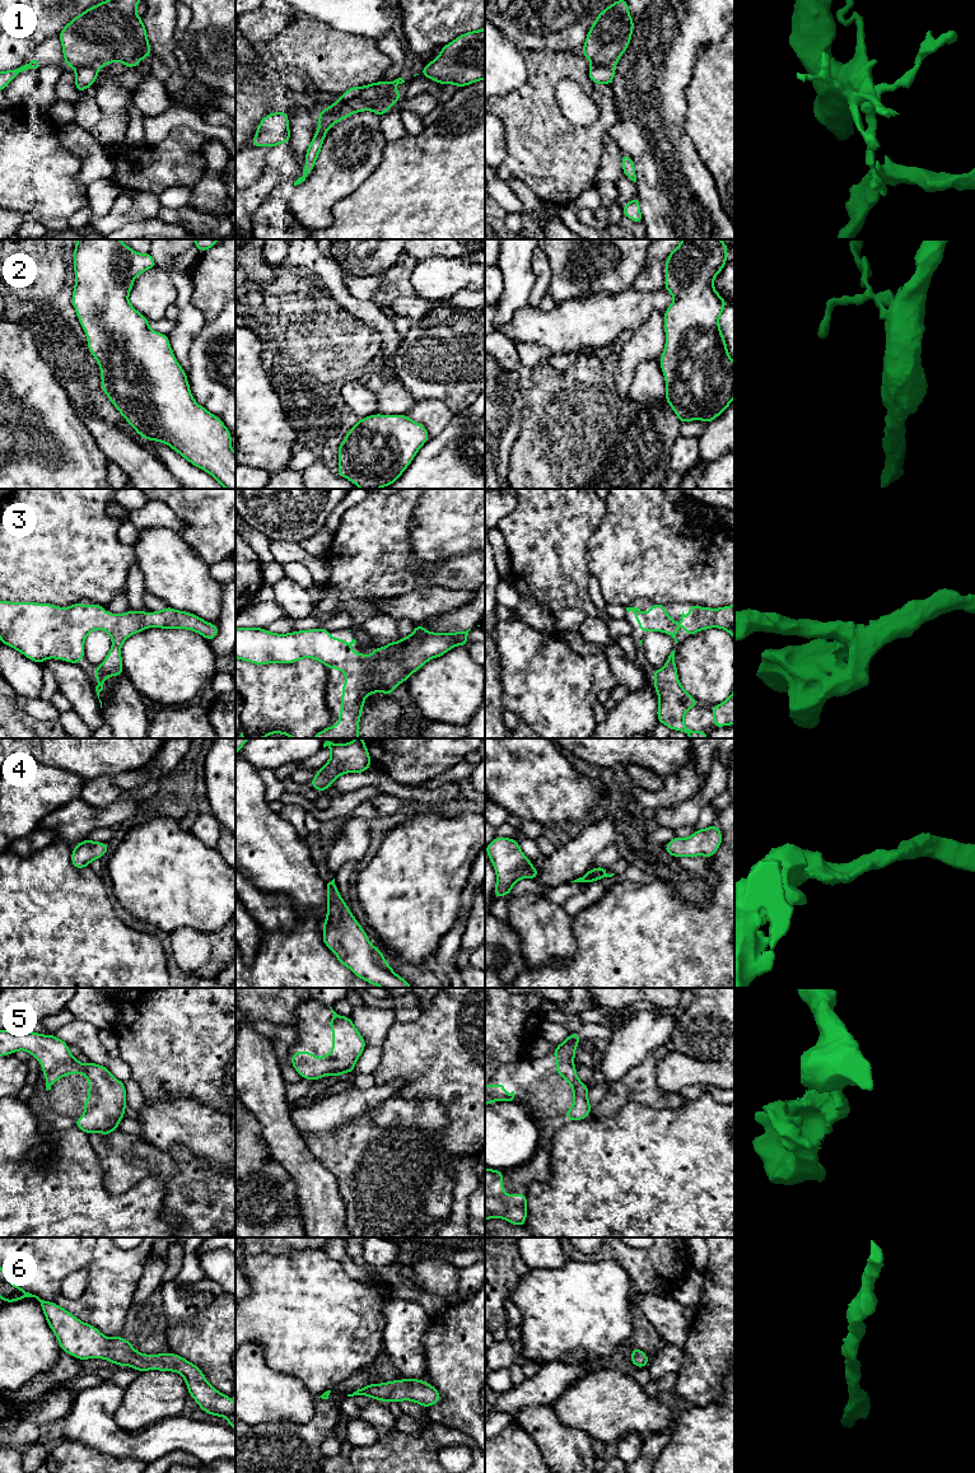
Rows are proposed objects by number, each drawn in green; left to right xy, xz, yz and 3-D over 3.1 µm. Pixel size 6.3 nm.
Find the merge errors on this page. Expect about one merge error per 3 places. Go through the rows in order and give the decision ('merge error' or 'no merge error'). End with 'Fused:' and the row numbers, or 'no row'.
1: merge error
2: no merge error
3: no merge error
4: no merge error
5: no merge error
6: no merge error
Fused: 1

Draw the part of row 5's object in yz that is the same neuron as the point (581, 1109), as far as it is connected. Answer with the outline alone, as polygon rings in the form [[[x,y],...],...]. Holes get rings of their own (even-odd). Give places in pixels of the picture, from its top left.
[[[572,1033],[551,1053],[556,1058],[556,1073],[570,1083],[574,1095],[574,1103],[564,1115],[570,1122],[586,1119],[592,1109],[588,1101],[588,1086],[577,1077],[577,1067],[573,1064],[575,1049],[580,1040],[578,1033]]]

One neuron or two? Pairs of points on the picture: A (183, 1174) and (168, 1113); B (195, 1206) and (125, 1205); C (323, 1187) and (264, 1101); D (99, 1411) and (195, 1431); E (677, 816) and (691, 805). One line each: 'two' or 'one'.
A: two
B: two
C: one
D: one
E: one

